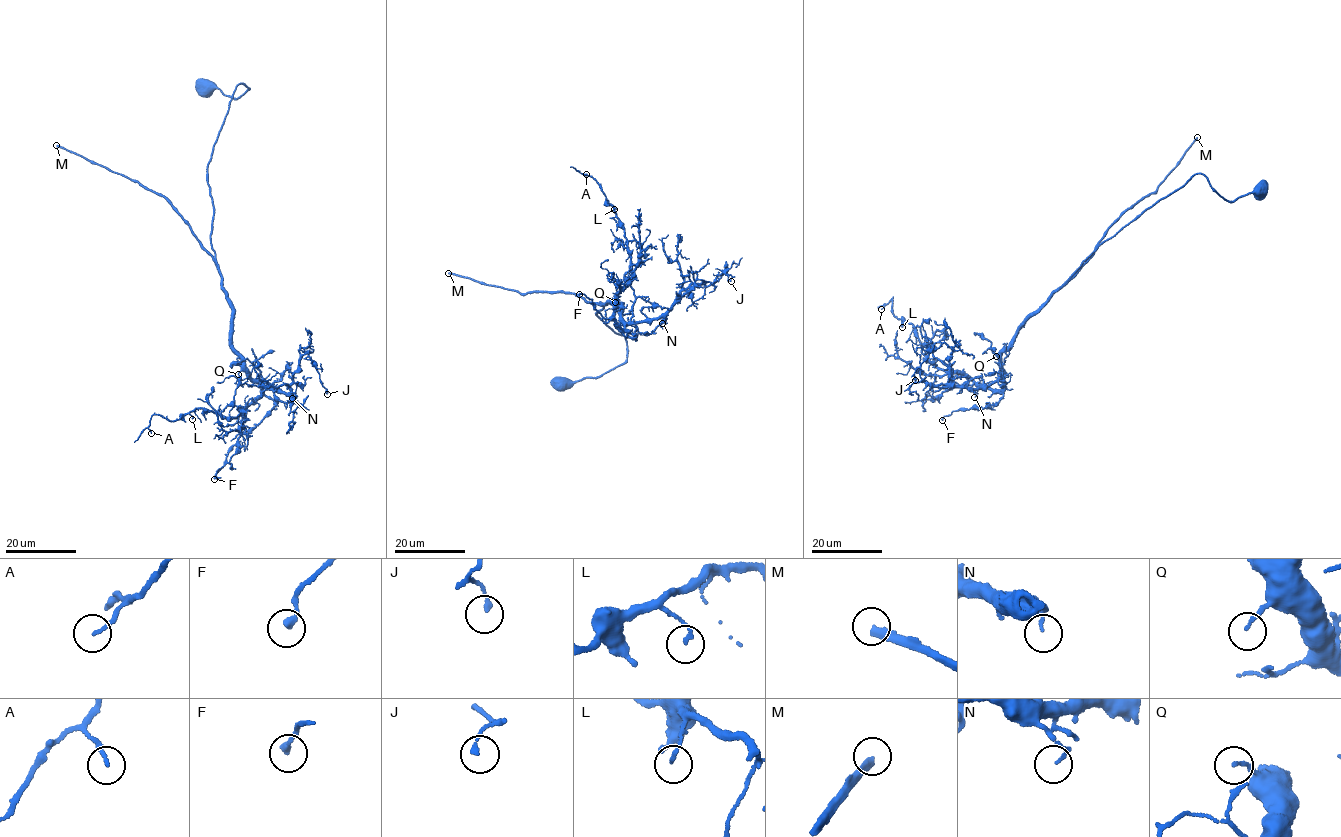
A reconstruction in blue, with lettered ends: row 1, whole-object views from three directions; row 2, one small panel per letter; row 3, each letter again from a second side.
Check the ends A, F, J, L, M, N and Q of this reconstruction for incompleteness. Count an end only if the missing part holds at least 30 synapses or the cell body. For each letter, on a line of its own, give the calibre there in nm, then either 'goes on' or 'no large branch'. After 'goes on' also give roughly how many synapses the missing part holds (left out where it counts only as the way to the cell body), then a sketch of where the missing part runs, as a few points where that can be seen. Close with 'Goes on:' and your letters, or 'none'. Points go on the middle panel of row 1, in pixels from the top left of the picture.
A: 140 nm | no large branch
F: 240 nm | no large branch
J: 160 nm | no large branch
L: 150 nm | no large branch
M: 320 nm | goes on | 250 syn
N: 130 nm | no large branch
Q: 130 nm | no large branch
Goes on: M

